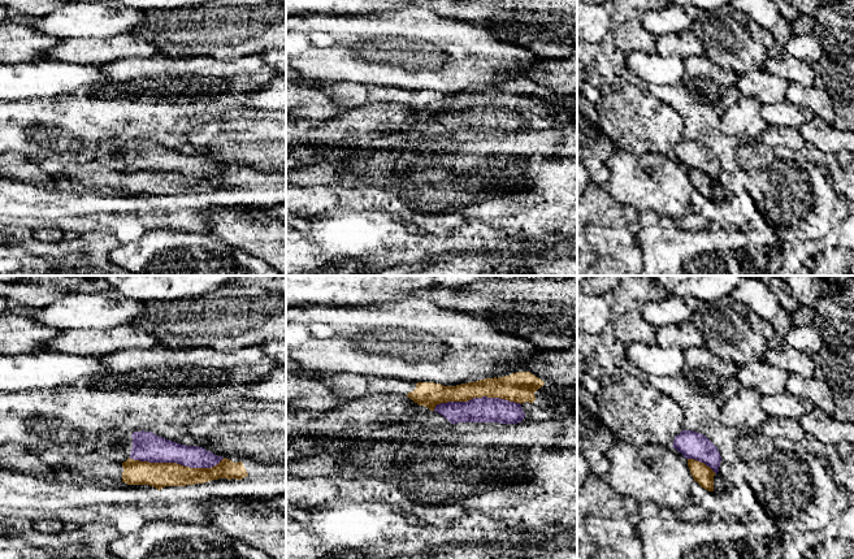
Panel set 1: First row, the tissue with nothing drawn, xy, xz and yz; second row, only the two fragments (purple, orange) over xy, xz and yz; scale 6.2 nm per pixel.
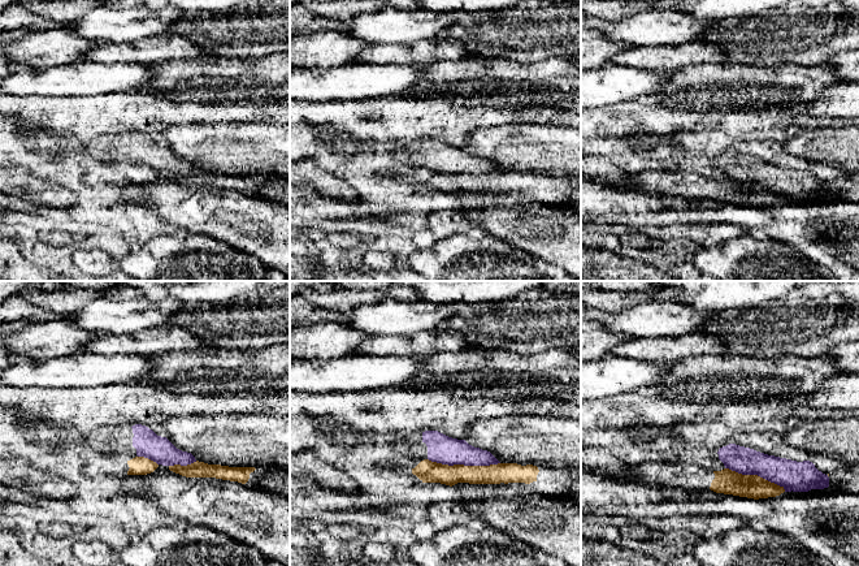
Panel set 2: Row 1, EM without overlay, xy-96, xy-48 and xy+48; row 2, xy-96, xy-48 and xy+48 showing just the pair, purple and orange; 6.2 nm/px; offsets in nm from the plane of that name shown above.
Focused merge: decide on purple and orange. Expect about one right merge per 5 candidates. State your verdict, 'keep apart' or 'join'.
keep apart

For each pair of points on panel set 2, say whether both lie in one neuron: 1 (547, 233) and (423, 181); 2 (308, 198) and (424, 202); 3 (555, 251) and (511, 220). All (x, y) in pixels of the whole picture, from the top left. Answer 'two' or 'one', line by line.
1: two
2: one
3: one

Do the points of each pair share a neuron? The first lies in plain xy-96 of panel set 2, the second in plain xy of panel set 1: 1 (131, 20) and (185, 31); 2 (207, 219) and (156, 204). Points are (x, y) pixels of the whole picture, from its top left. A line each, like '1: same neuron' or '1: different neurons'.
1: different neurons
2: different neurons

